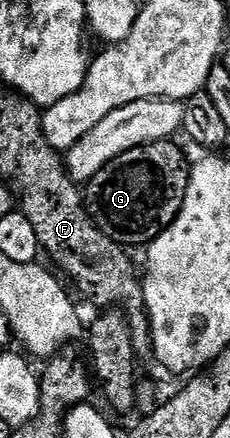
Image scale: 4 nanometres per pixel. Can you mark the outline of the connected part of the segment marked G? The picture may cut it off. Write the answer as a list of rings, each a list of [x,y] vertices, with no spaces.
[[[171,139],[150,142],[118,154],[86,184],[86,203],[92,220],[114,242],[147,246],[159,238],[182,210],[190,182],[190,160]]]

